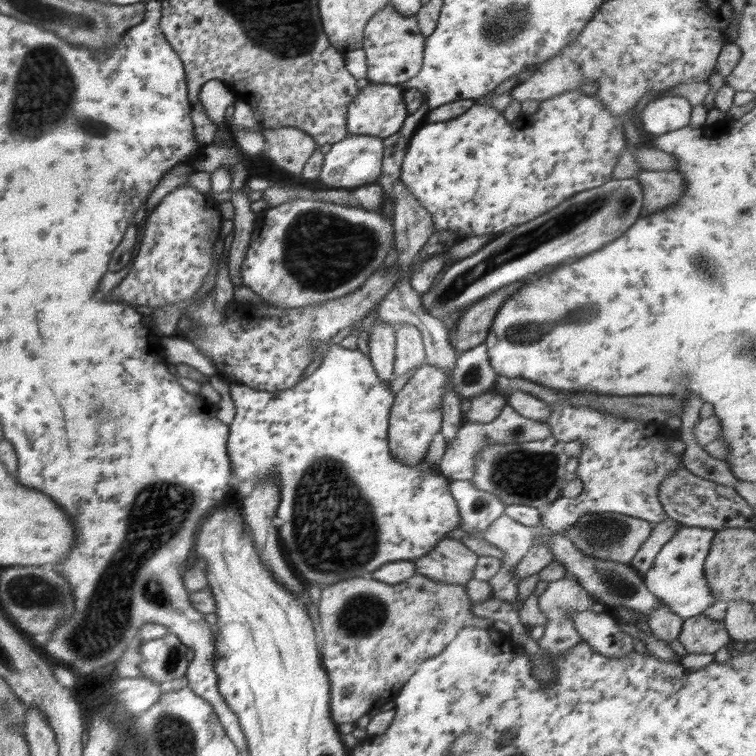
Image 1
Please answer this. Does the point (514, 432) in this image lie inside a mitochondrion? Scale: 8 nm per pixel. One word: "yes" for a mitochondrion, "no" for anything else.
yes

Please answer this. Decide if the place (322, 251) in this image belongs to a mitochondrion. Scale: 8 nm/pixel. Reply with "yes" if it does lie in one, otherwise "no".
yes

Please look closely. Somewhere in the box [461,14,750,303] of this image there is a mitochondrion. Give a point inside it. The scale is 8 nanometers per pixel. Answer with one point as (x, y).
(704, 264)

